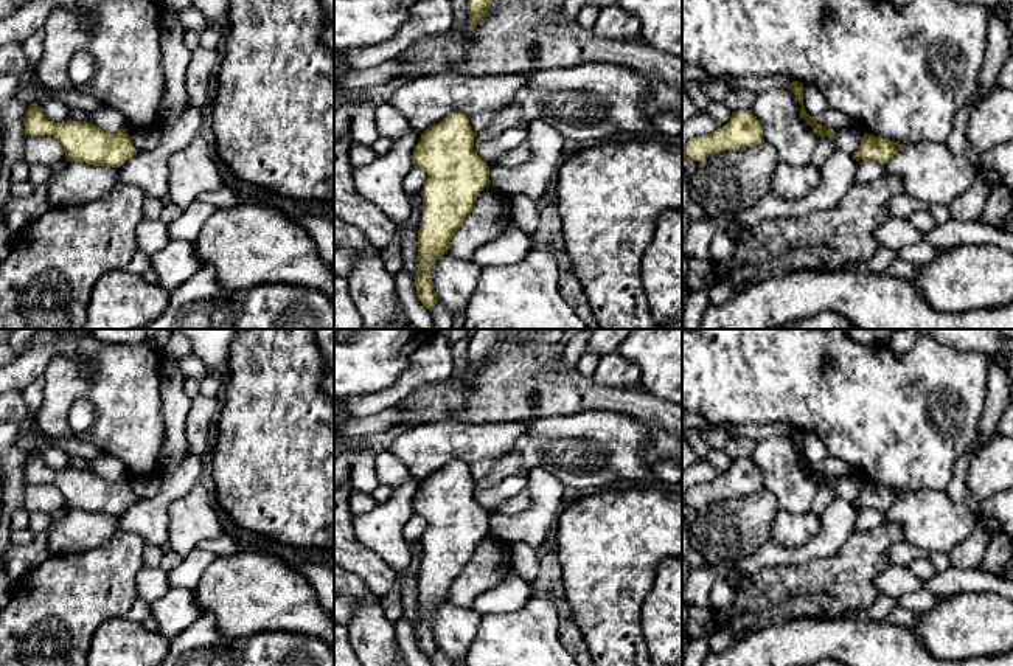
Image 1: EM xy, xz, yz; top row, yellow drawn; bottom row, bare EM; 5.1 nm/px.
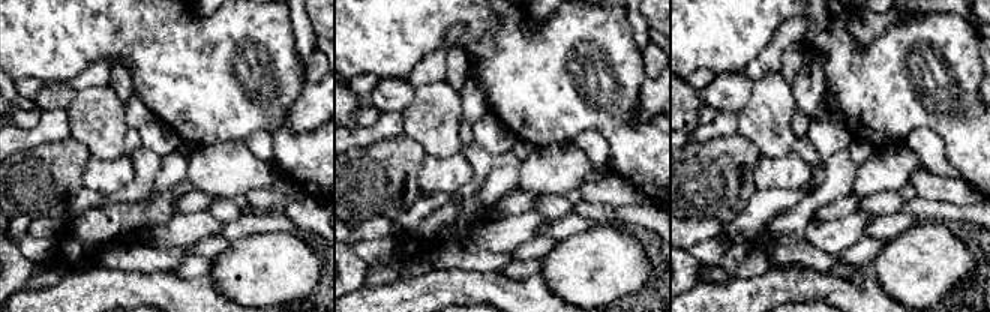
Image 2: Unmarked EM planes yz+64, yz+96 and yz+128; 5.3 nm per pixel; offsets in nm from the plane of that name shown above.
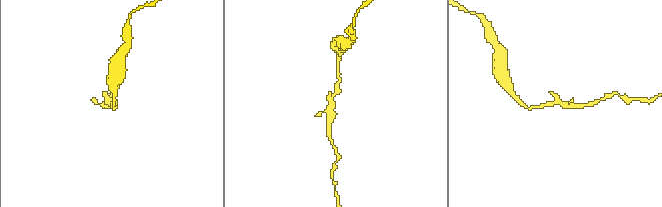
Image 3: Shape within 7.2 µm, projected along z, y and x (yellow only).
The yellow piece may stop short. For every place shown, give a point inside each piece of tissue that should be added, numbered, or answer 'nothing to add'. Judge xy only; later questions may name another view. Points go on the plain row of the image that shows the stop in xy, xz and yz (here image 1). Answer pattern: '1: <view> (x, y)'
nothing to add

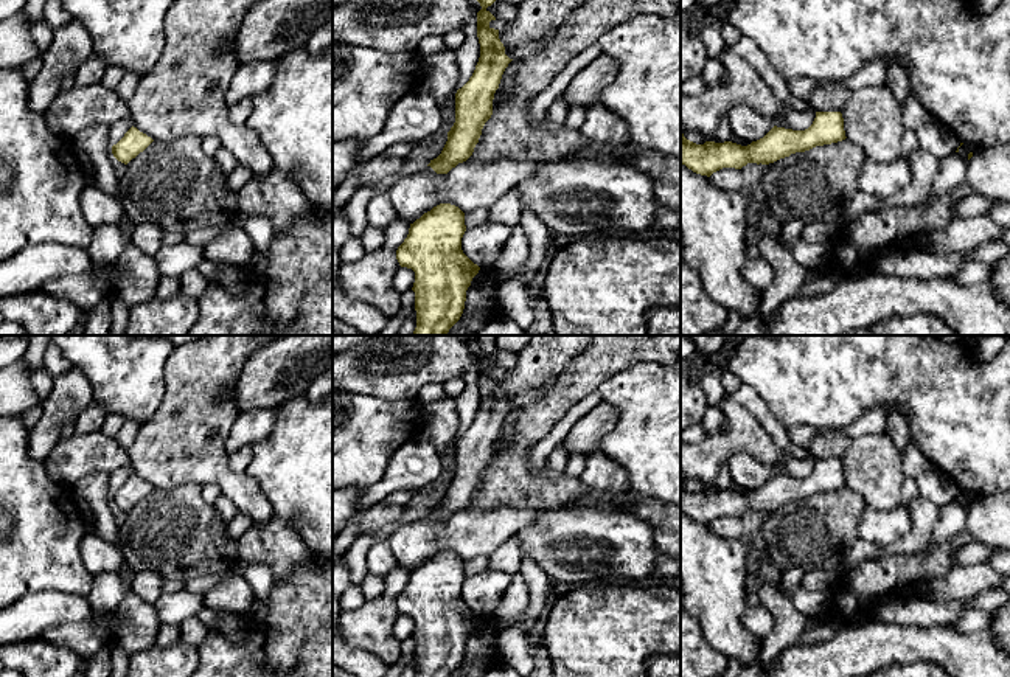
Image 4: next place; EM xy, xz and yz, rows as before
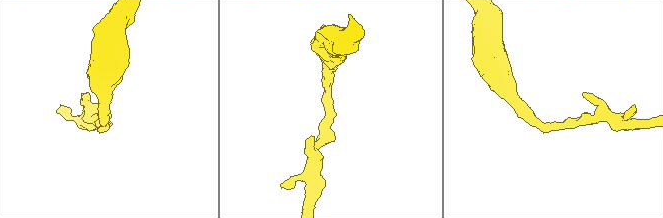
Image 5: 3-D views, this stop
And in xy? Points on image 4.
nothing to add

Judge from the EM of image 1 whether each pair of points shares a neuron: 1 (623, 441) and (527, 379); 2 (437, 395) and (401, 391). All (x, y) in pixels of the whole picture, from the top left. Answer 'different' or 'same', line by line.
1: different
2: different

